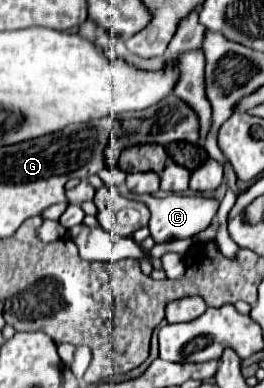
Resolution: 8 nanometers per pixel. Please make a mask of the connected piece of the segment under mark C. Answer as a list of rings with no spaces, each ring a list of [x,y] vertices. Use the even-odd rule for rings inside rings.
[[[169,194],[165,198],[153,198],[153,196],[137,196],[137,200],[143,200],[151,210],[149,230],[155,242],[165,242],[169,238],[193,238],[199,232],[203,232],[211,220],[217,214],[219,200],[215,198],[203,198],[203,196],[183,196],[183,194]]]

